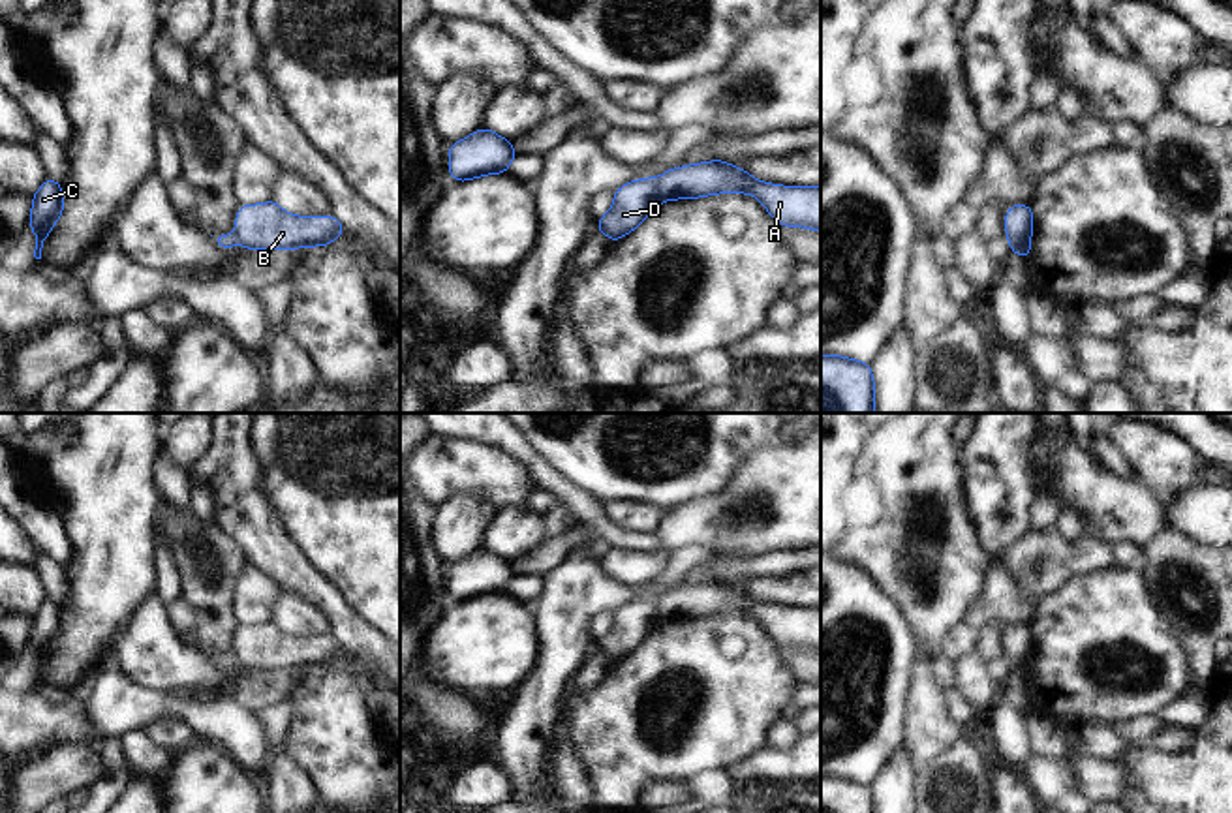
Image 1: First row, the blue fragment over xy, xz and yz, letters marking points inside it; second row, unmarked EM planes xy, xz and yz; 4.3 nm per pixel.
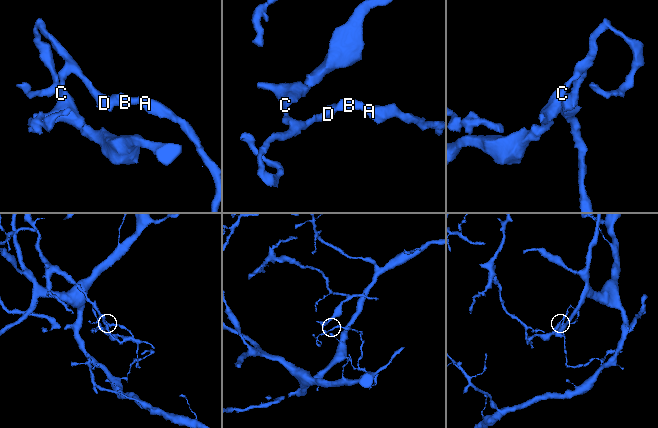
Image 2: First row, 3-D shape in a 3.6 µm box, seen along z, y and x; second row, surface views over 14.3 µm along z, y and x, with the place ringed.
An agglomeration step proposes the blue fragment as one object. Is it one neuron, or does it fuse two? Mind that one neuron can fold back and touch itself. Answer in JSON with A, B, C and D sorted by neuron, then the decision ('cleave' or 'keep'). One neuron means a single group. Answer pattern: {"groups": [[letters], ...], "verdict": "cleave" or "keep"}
{"groups": [["A", "B"], ["C", "D"]], "verdict": "cleave"}

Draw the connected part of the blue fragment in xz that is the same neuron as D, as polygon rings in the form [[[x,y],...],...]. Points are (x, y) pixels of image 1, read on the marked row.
[[[640,178],[614,192],[610,210],[597,220],[595,231],[605,233],[610,242],[635,231],[659,205],[657,178]]]

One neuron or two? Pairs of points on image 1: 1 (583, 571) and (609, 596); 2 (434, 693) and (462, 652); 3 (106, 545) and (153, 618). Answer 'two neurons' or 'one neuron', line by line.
1: one neuron
2: two neurons
3: two neurons

